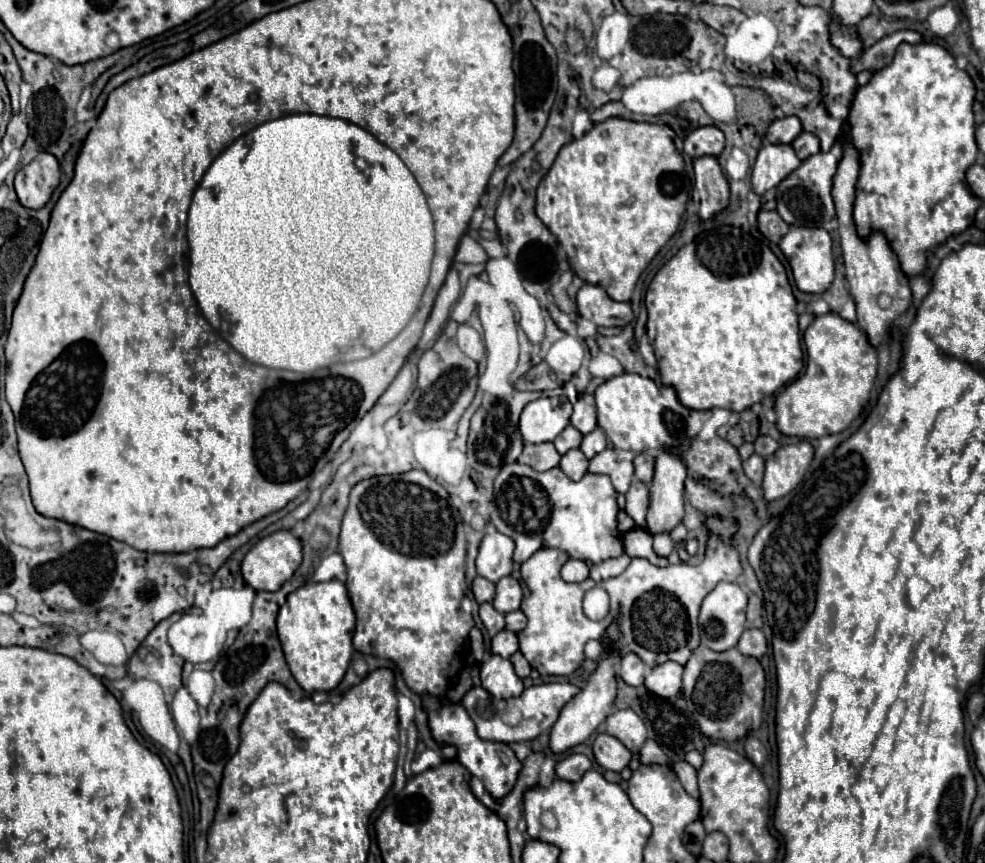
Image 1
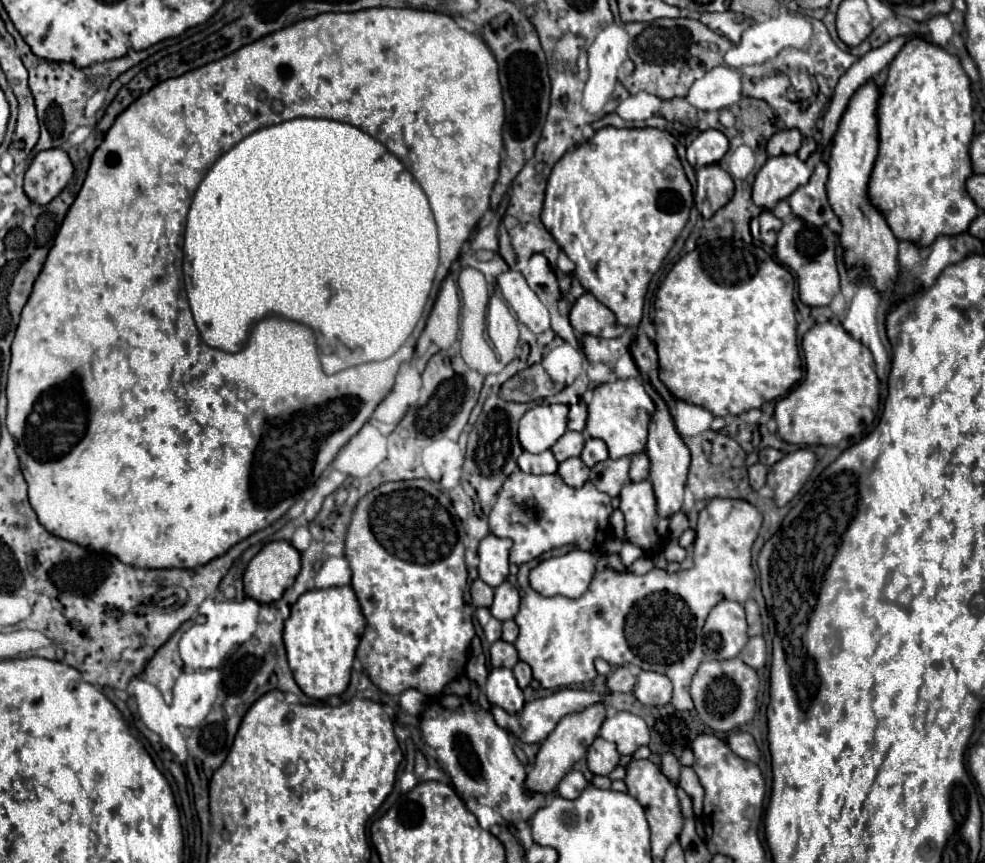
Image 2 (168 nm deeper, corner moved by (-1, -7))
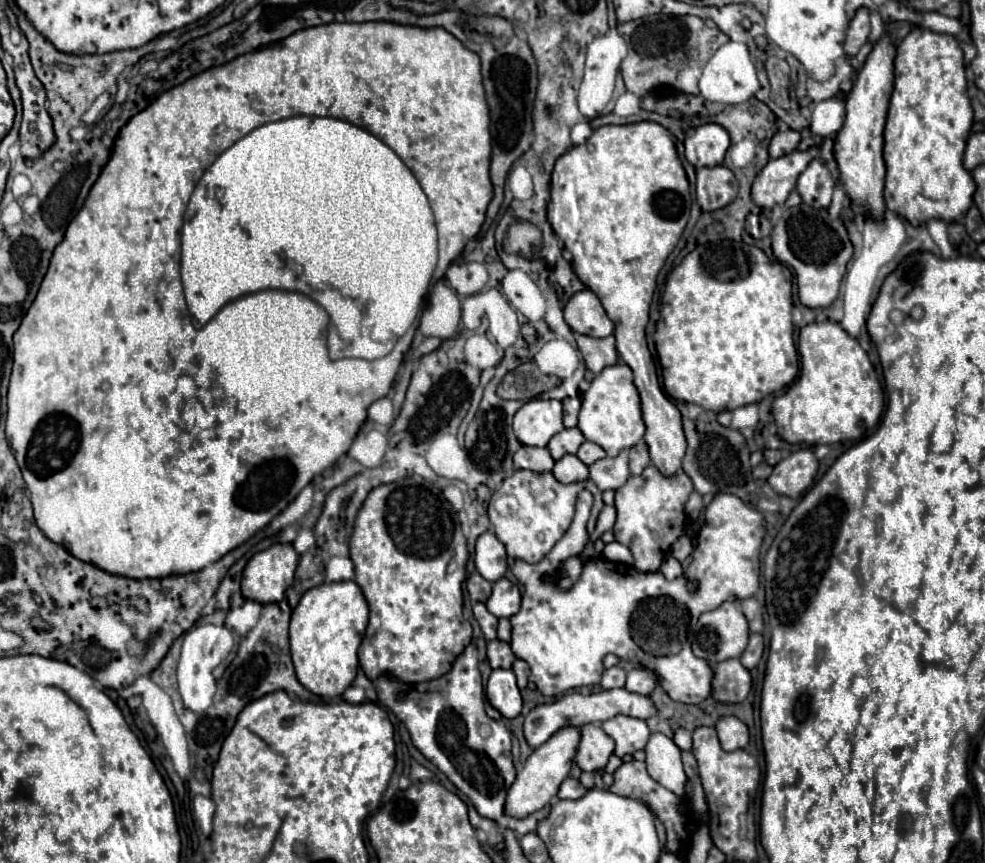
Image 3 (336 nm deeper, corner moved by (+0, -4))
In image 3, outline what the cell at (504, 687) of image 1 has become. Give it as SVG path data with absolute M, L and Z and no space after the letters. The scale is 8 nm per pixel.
M492 670L485 687L485 695L504 718L516 718L522 712L522 696L512 670Z

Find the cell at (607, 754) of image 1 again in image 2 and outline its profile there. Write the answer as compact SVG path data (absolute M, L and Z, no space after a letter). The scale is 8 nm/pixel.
M597 737L593 741L593 745L589 747L589 753L587 753L589 769L595 775L609 775L619 765L619 759L621 759L621 755L617 751L617 745L609 743L601 737Z

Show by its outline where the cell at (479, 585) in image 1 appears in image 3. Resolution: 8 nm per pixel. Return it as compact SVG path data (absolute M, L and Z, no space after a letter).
M472 572L468 576L466 588L468 588L472 602L486 602L490 598L490 592L492 592L492 584L488 580L484 580L478 572Z

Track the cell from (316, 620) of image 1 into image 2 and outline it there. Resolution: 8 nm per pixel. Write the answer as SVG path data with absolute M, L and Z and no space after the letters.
M351 587L313 589L297 599L285 621L283 641L293 677L307 697L327 699L347 689L363 627L365 619Z

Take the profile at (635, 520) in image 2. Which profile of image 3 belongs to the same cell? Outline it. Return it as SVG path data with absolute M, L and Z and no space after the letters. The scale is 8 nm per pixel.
M646 466L640 476L630 476L630 480L616 490L616 542L630 548L634 556L634 566L640 572L656 572L668 558L672 544L686 532L684 504L692 492L692 480L684 470L674 476L664 476L656 466Z

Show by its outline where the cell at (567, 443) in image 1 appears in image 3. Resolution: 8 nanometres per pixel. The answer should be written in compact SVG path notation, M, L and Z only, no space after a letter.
M564 428L548 442L548 450L554 460L560 460L564 454L576 454L582 442L584 436L578 428Z

